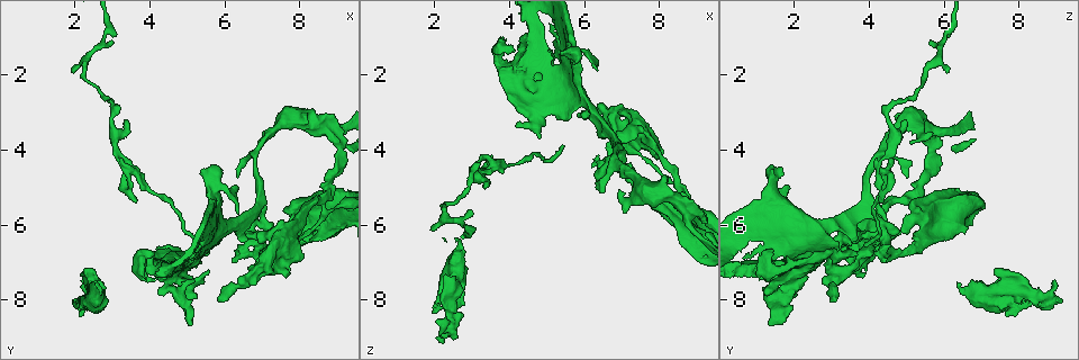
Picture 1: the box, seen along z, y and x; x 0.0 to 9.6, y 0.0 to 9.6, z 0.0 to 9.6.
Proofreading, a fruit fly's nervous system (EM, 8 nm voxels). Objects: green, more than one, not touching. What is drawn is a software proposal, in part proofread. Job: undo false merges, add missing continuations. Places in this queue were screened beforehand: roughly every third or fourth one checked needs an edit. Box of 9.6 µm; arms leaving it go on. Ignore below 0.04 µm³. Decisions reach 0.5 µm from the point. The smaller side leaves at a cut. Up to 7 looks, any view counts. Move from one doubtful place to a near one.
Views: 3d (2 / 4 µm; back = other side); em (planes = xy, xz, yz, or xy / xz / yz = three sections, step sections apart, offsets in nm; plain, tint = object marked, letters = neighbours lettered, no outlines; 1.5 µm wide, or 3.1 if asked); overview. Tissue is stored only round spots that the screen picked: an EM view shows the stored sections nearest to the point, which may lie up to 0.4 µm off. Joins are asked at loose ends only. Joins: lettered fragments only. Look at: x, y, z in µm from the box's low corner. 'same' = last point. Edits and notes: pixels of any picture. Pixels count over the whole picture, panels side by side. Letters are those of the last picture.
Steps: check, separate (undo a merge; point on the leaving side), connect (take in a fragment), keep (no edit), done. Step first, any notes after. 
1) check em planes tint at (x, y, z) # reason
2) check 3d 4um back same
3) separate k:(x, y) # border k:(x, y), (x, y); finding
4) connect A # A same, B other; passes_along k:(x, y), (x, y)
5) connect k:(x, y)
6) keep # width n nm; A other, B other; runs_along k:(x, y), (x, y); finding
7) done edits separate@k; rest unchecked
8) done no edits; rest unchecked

check em yz step 8 tint at (2.25, 1.95, 5.50) # thick turns thin

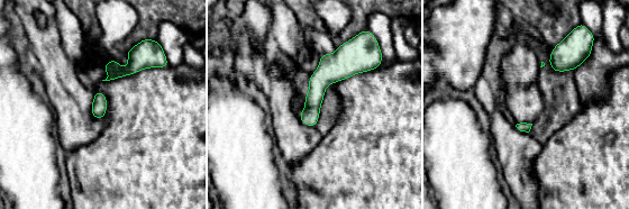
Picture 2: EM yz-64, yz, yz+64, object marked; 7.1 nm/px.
check em planes letters same

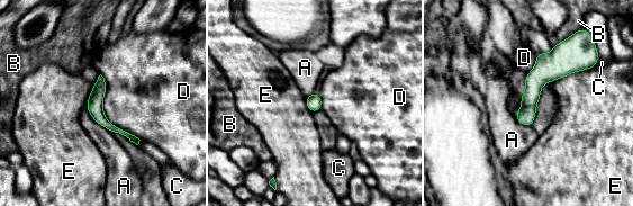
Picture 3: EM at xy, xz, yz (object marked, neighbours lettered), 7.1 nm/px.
keep # width 110 nm; A other, B other, C other, D other, E other; border 3:(100, 73), (104, 115), (138, 139); continuous, no second neuron

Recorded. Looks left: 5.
check 3d 4um at (3.65, 5.40, 4.35) # tapers out

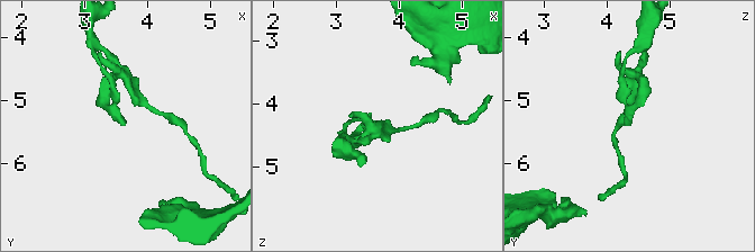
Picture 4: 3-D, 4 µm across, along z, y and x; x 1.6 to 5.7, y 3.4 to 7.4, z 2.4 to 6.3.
check em xy step 4 letters at (3.65, 5.40, 4.30) # now the EM

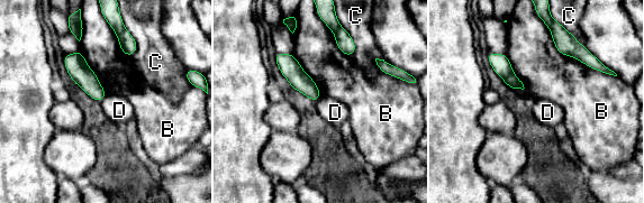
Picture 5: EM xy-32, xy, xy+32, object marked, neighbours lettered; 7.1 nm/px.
check em planes letters same

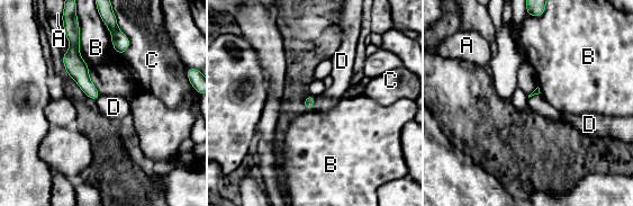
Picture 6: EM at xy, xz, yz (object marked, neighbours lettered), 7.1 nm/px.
keep # A other, B other, C other, D other; no lettered fragment goes on from it

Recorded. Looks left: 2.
done no edits; rest unchecked

